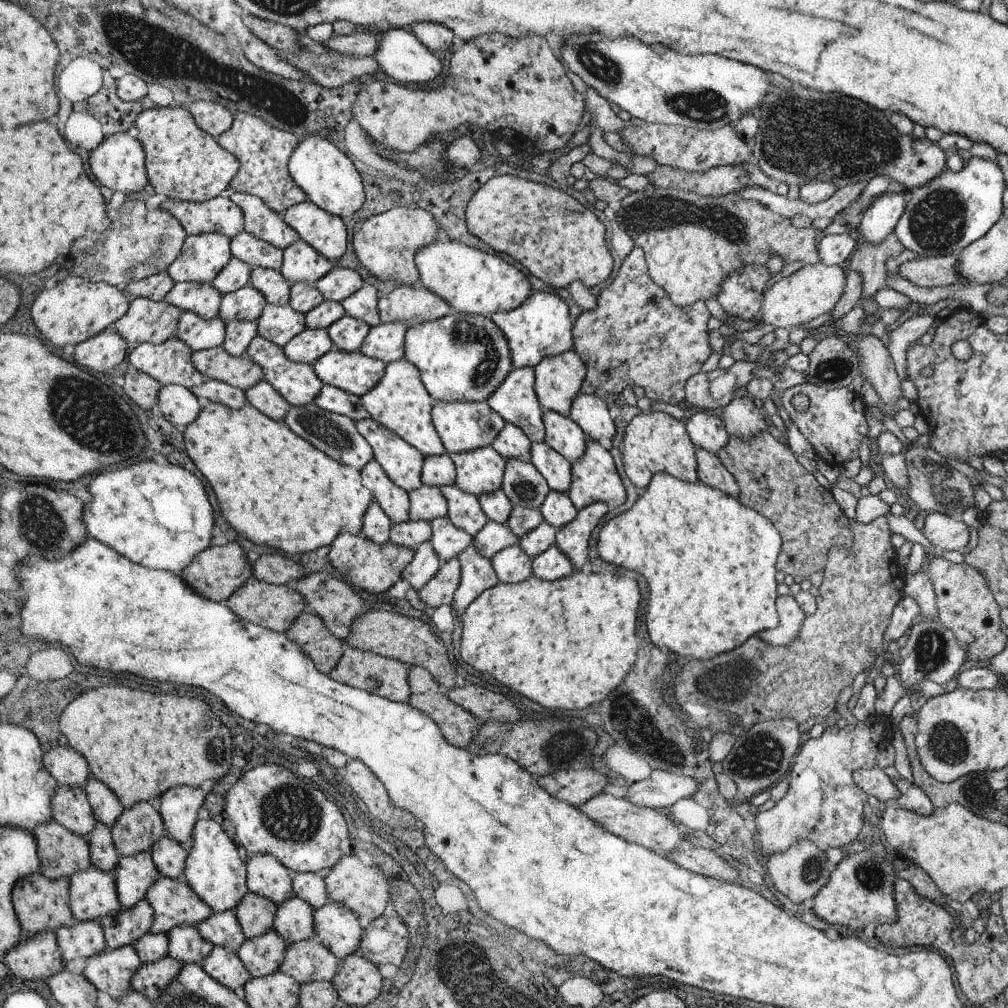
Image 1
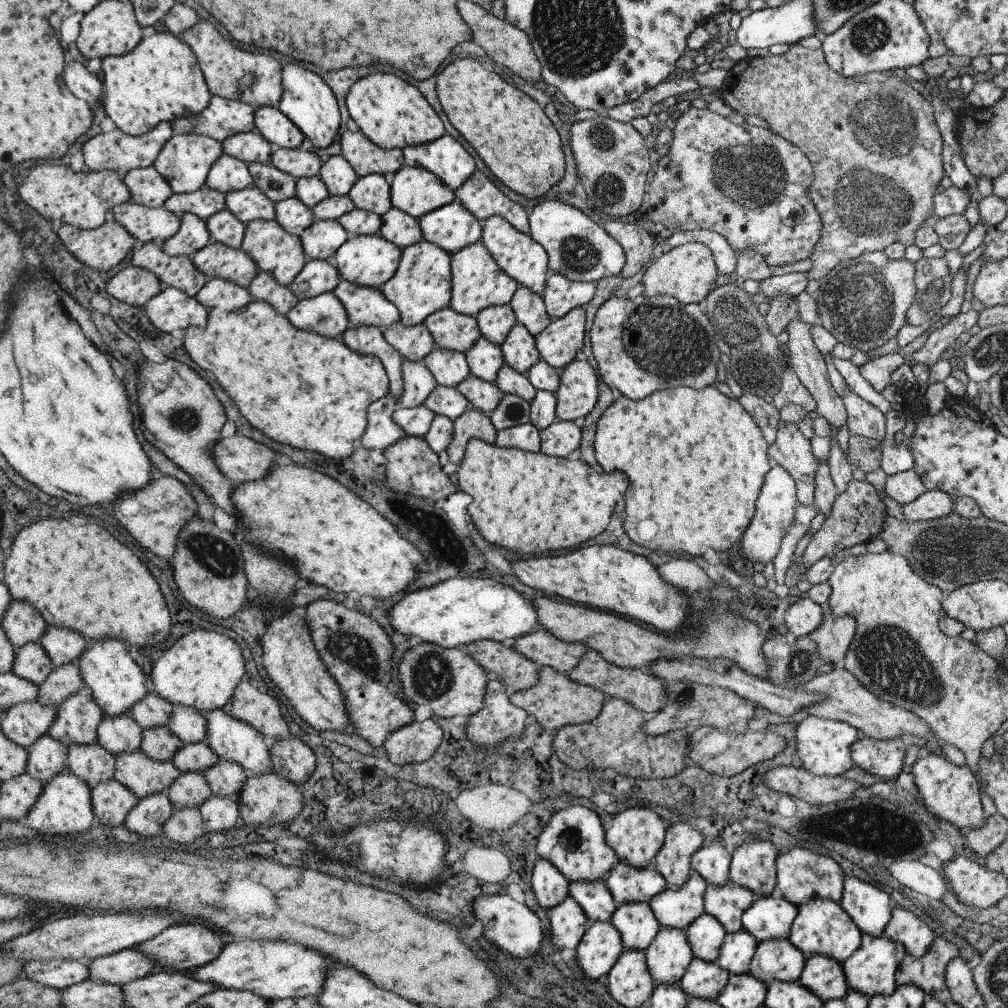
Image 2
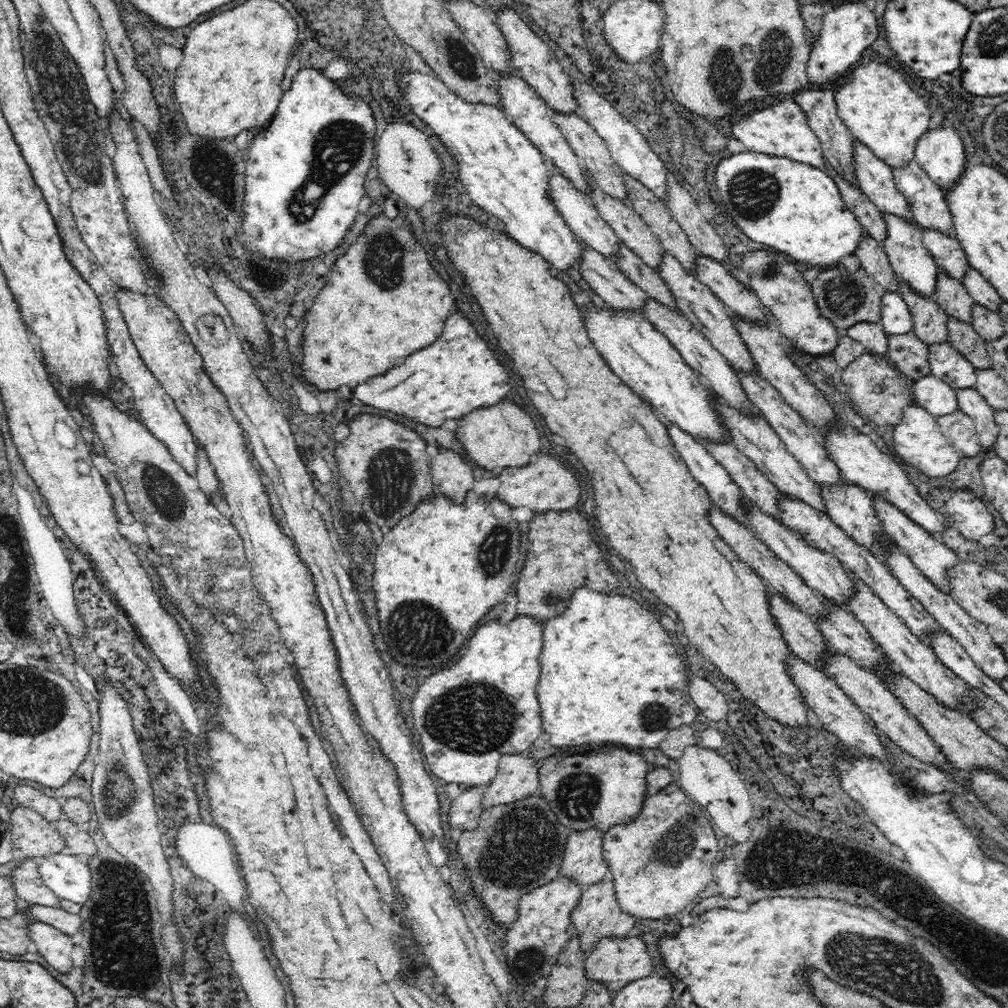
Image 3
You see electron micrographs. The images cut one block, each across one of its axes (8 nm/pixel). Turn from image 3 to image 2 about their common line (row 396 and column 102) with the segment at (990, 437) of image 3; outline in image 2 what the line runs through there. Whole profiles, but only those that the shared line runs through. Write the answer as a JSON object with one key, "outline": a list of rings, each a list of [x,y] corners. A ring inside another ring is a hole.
{"outline":[[[129,948],[129,950],[121,950],[117,954],[87,962],[87,972],[89,972],[87,980],[103,982],[109,986],[125,986],[133,980],[145,978],[153,970],[157,970],[153,960],[141,956],[139,952],[133,952],[133,948]]]}

